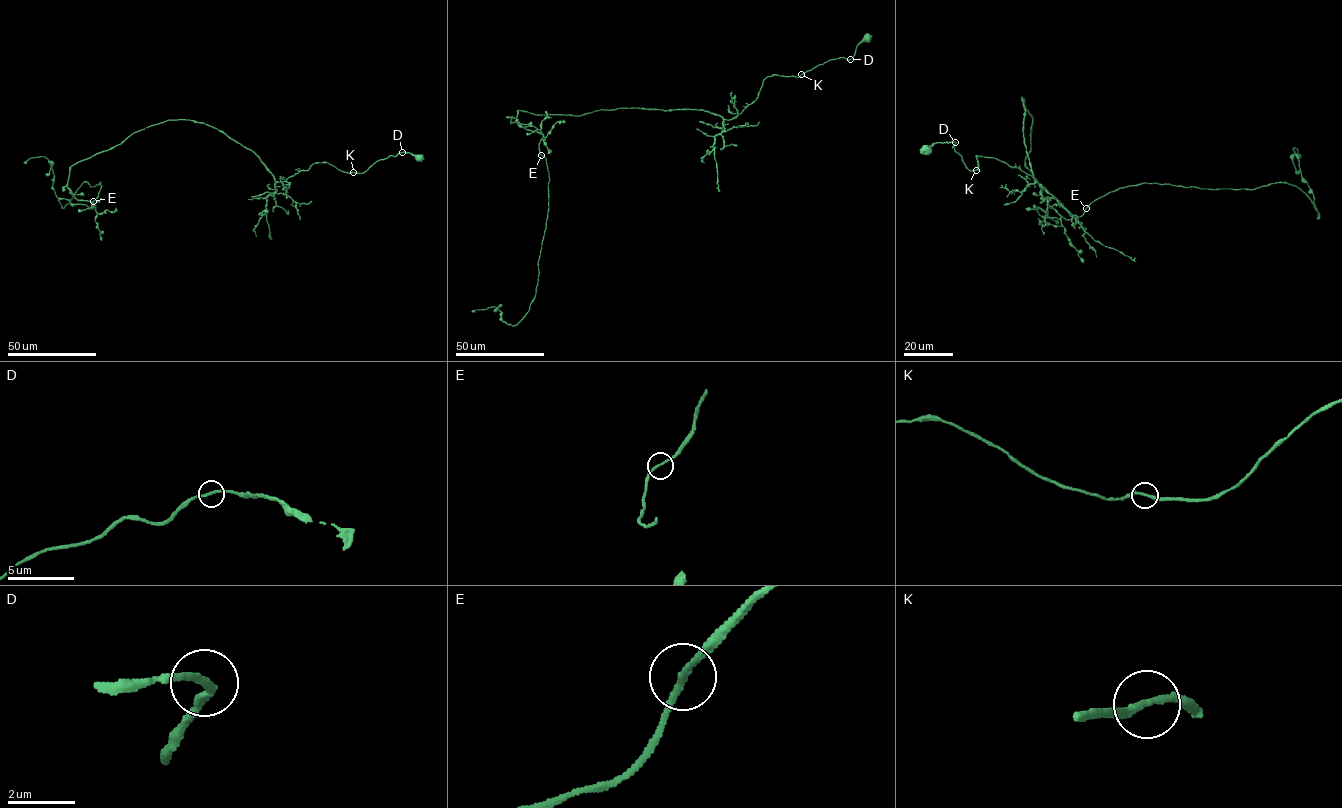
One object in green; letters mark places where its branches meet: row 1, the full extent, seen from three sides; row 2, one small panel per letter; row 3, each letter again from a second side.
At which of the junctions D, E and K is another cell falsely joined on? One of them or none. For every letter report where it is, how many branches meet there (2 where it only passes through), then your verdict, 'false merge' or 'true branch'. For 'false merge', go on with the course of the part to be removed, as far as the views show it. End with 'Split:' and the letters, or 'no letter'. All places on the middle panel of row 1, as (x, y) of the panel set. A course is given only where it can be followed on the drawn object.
D: at (850, 59); 2 branches meet; true branch
E: at (541, 155); 2 branches meet; true branch
K: at (801, 74); 2 branches meet; true branch
Split: no letter

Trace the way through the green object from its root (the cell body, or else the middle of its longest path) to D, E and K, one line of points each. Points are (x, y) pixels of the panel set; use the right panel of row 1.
D: (925, 148), (935, 142), (955, 142)
E: (925, 148), (955, 142), (970, 171), (992, 157), (1037, 183), (1022, 97), (1042, 197), (1066, 219), (1085, 208)
K: (925, 148), (935, 142), (955, 142), (953, 147), (965, 166), (970, 171), (976, 170)

